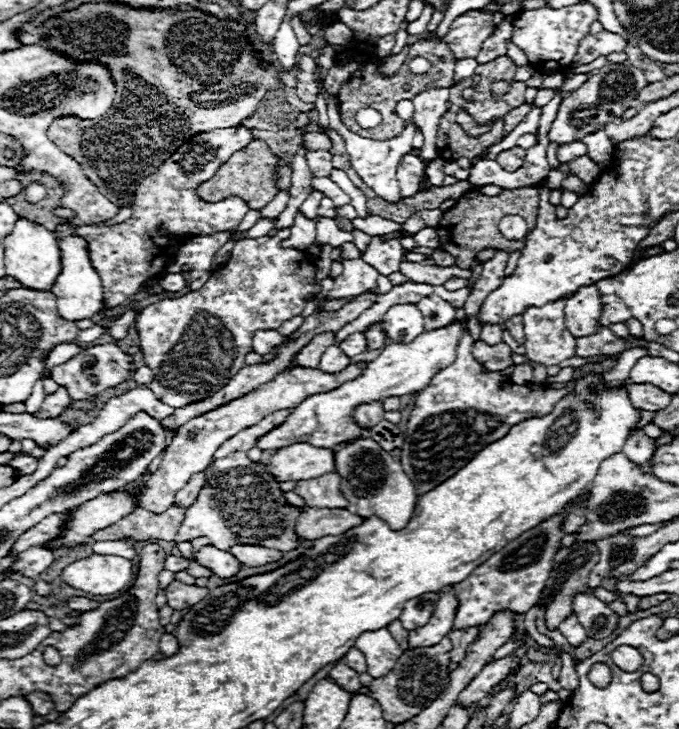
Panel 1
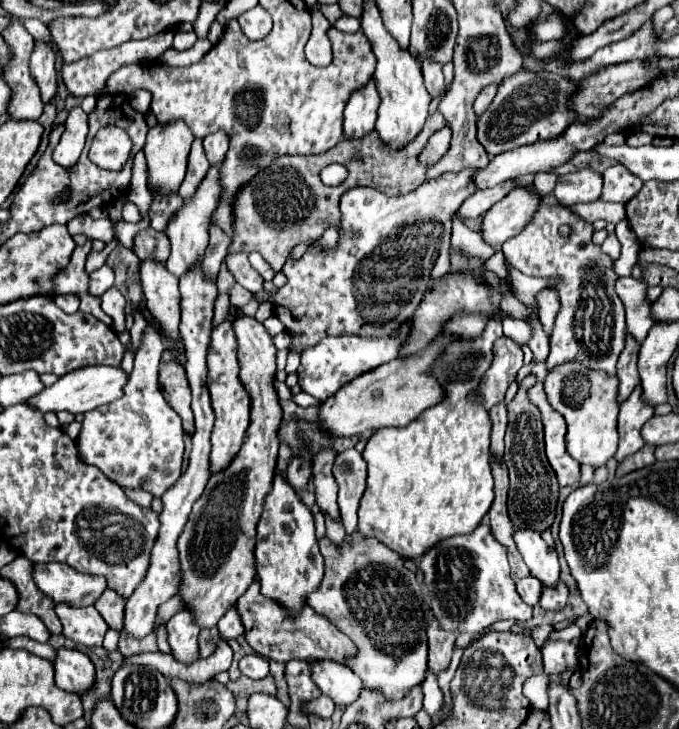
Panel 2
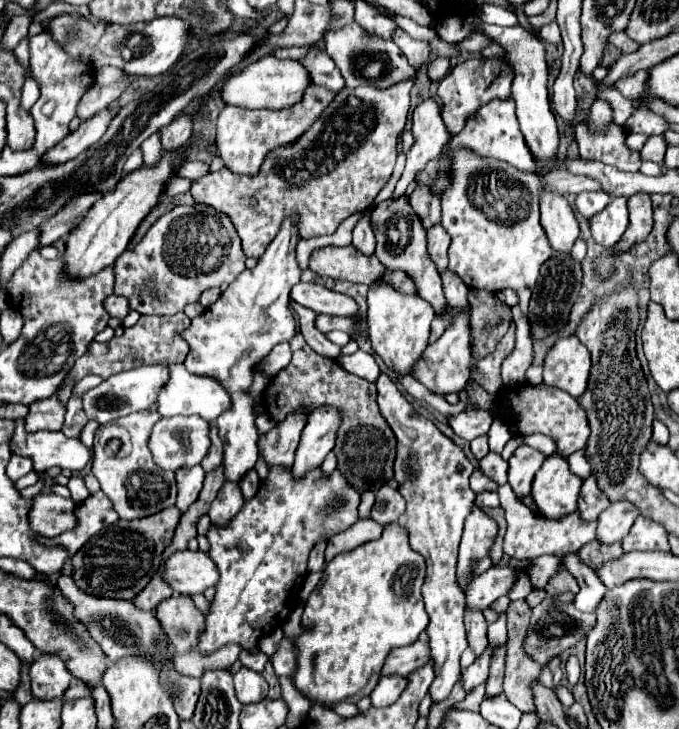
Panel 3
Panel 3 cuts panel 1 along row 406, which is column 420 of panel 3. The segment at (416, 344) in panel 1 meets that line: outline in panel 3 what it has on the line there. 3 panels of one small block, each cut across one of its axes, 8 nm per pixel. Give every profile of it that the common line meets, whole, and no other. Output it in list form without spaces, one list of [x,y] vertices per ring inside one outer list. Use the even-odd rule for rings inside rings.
[[[378,280],[368,290],[368,326],[374,352],[388,364],[396,376],[412,372],[414,362],[428,346],[430,324],[434,320],[434,308],[430,302],[416,294],[400,294],[388,282]]]

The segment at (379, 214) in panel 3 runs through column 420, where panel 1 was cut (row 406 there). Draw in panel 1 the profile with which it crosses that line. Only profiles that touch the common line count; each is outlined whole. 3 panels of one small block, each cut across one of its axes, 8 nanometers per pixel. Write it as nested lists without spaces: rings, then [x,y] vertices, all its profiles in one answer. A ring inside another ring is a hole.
[[[368,362],[348,364],[348,368],[344,368],[344,372],[336,372],[336,374],[320,372],[318,368],[316,370],[294,368],[292,372],[286,370],[286,372],[280,372],[272,382],[256,388],[254,392],[250,392],[238,400],[232,400],[230,404],[224,404],[212,412],[206,412],[198,418],[192,418],[190,422],[180,426],[178,436],[164,450],[164,460],[162,460],[160,468],[152,474],[152,478],[144,484],[144,488],[140,492],[138,506],[144,510],[150,510],[150,512],[156,512],[156,514],[168,510],[174,504],[176,492],[190,480],[192,474],[206,470],[208,464],[212,462],[212,456],[218,450],[218,446],[222,446],[226,440],[236,436],[236,432],[242,432],[244,428],[258,424],[258,420],[262,420],[264,416],[268,416],[272,412],[292,410],[292,408],[296,408],[296,404],[304,402],[312,394],[330,392],[330,390],[342,386],[344,382],[354,380],[356,376],[360,376],[360,372],[364,372],[366,366],[368,366]]]

